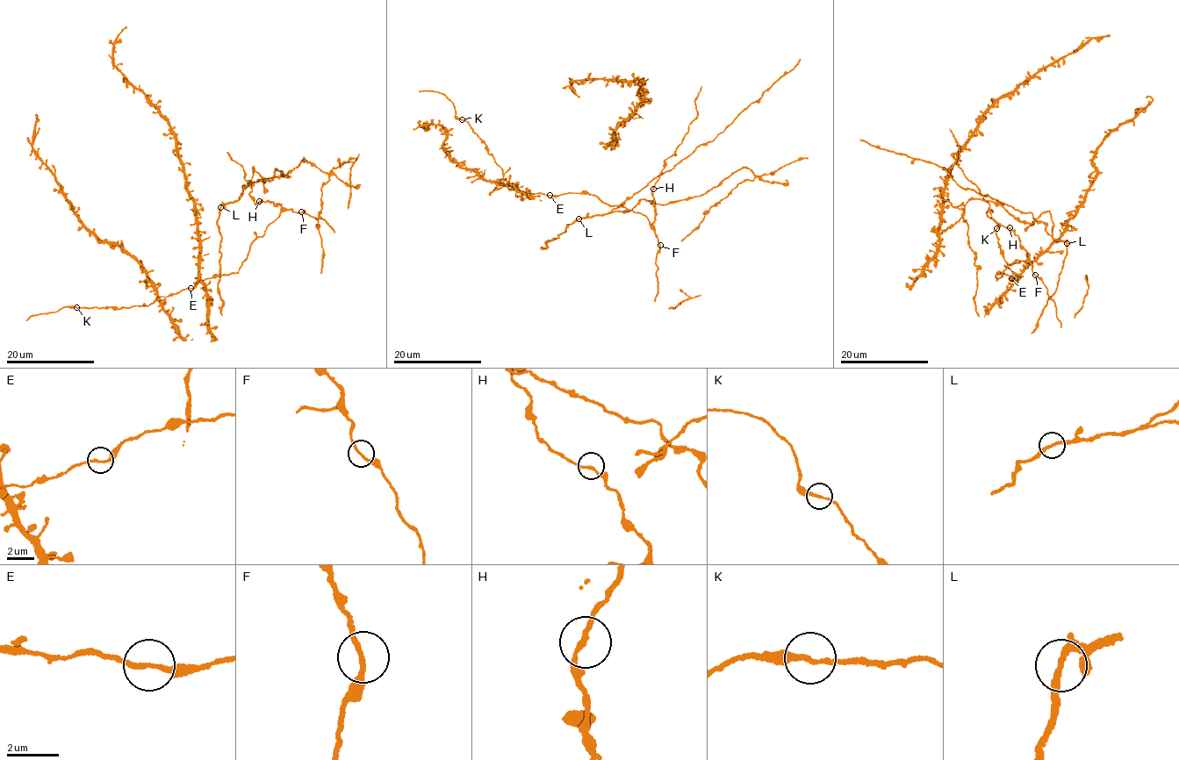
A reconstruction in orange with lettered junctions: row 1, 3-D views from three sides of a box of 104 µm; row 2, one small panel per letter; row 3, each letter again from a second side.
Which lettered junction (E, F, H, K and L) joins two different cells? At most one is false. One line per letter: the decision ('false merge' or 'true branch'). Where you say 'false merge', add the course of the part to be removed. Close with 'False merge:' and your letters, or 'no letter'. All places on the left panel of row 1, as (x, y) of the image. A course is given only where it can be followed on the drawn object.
E: true branch
F: true branch
H: true branch
K: true branch
L: false merge; course (220, 207), (239, 199), (253, 168), (271, 178), (303, 161), (316, 166), (329, 182), (321, 189), (320, 273)
False merge: L

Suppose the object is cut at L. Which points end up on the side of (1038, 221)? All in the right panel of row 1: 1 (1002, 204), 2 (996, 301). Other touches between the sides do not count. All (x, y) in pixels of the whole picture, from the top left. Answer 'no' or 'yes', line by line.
1: yes
2: no

